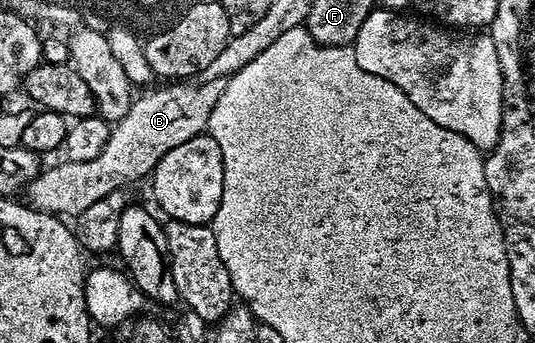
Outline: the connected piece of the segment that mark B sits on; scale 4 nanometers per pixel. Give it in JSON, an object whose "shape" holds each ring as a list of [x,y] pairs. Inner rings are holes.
{"shape":[[[176,81],[171,85],[164,85],[160,91],[147,90],[147,95],[142,95],[133,100],[124,113],[124,117],[117,120],[110,128],[110,136],[104,149],[101,149],[92,161],[61,161],[55,167],[39,170],[37,177],[27,183],[24,188],[24,199],[35,211],[47,211],[49,215],[59,217],[77,217],[90,208],[100,197],[108,197],[108,193],[129,188],[129,183],[142,179],[153,172],[154,166],[162,160],[164,153],[176,149],[176,145],[184,145],[192,137],[203,134],[210,126],[212,109],[216,109],[216,101],[220,97],[223,84],[218,81]]]}

